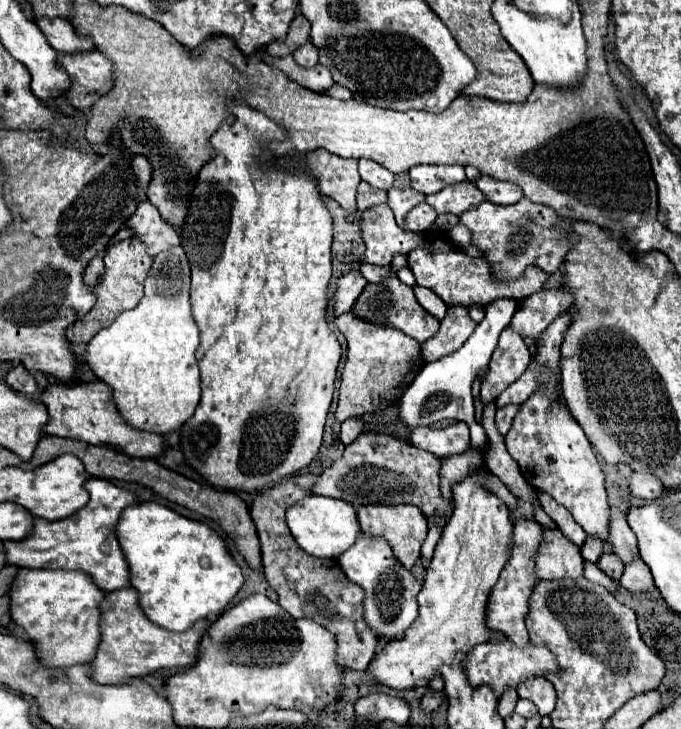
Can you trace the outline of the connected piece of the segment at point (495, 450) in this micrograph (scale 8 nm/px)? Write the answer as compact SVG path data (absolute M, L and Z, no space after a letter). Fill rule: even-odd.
M488 403L482 411L482 427L486 429L488 435L488 451L484 453L484 465L490 473L494 473L506 483L512 495L526 495L528 499L536 499L536 491L526 483L526 479L518 469L518 463L508 455L504 447L504 437L496 429L494 413L496 403Z

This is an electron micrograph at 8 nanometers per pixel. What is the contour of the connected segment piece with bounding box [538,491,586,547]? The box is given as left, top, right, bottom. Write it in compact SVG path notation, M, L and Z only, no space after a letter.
M538 491L538 501L540 501L540 507L556 521L556 525L560 527L560 531L574 543L574 545L582 545L584 539L586 539L586 531L574 521L574 517L562 507L558 505L548 493L544 491Z

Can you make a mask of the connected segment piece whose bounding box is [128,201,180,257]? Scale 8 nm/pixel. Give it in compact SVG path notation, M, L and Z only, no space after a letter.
M148 201L138 203L138 211L134 211L134 215L130 217L128 227L132 227L136 237L140 237L146 243L148 253L152 257L160 251L180 245L178 231L170 223L164 223L158 209Z

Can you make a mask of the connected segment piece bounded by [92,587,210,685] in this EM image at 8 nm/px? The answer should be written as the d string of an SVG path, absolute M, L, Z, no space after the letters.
M134 587L108 593L100 605L102 609L102 641L98 645L98 653L92 661L94 671L92 679L102 685L128 683L136 677L146 677L164 669L188 669L198 659L200 639L208 631L210 623L202 621L194 631L172 633L154 625L142 611L138 601L138 591Z

